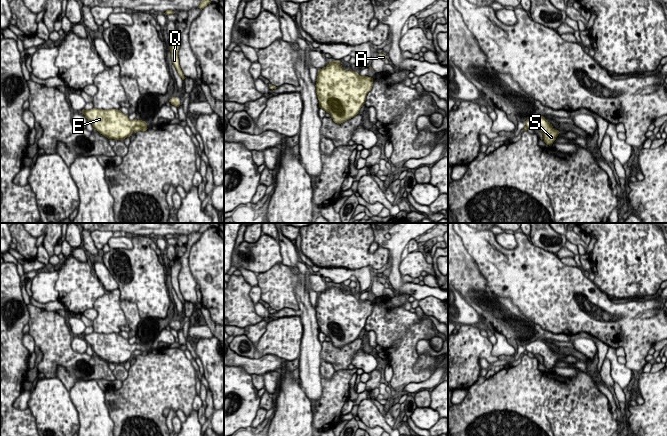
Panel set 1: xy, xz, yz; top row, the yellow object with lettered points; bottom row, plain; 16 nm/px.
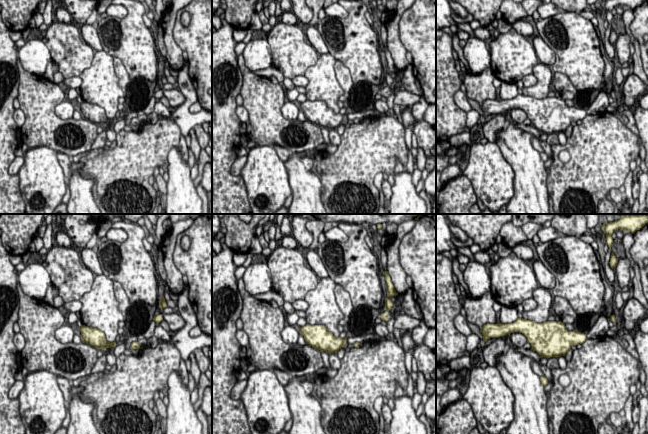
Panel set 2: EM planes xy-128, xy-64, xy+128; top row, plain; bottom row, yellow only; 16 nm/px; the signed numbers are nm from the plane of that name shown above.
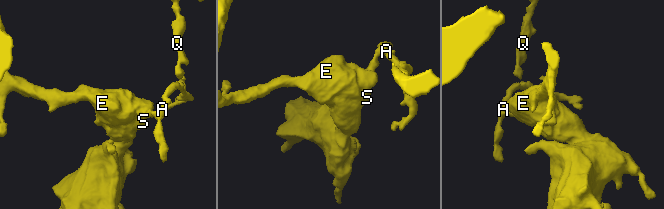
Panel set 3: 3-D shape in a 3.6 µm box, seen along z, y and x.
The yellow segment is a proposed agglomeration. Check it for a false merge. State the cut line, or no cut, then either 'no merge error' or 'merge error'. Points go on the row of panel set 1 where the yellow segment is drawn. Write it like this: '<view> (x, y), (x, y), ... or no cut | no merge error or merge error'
xy (146, 128), (135, 126), (132, 130) | merge error

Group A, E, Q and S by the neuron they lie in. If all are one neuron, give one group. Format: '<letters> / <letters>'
A Q / E S

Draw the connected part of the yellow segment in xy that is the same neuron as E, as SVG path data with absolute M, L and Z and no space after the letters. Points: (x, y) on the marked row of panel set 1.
M116 109L82 110L85 117L92 123L95 130L108 139L124 140L130 137L135 126L147 128L147 123L142 120L130 120L128 115Z

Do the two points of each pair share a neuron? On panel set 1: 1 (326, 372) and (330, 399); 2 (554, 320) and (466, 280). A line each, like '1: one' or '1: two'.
1: two
2: two

